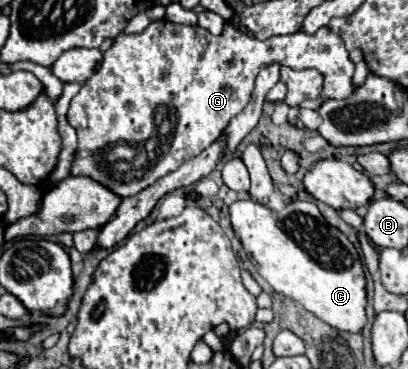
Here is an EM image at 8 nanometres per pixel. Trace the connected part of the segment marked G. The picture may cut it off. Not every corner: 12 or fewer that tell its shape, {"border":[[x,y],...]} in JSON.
{"border":[[161,18],[115,36],[67,112],[71,174],[135,196],[215,142],[259,70],[339,34],[257,40]]}

